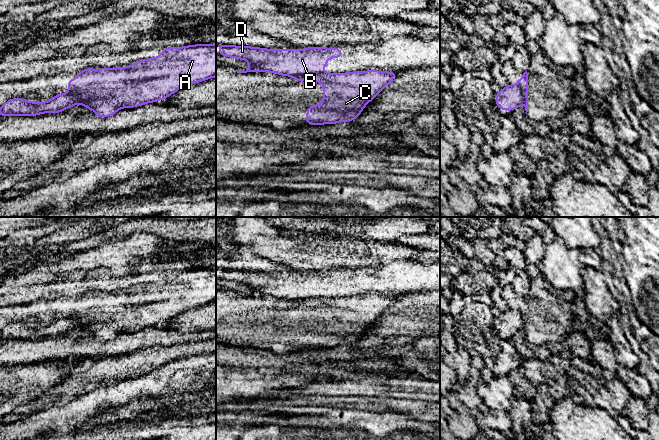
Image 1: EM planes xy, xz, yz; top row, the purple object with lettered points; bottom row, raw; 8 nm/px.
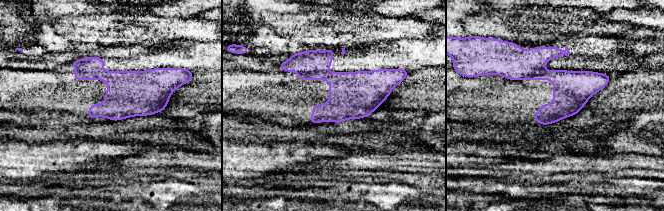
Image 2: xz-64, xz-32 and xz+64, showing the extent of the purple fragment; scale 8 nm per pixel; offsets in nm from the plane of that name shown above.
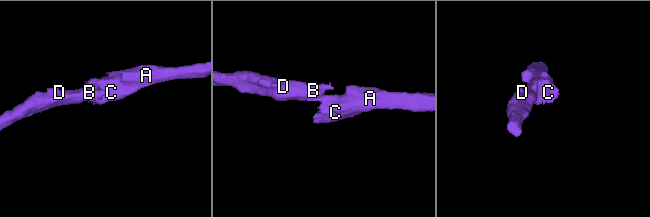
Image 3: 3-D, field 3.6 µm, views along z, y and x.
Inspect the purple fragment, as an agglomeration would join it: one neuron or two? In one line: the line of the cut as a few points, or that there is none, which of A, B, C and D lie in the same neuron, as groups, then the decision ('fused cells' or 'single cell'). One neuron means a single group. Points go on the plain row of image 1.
xz (315, 295), (292, 300) | A C / B D | fused cells

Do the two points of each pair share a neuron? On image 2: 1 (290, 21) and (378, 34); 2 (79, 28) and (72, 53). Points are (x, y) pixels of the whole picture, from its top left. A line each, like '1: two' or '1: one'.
1: one
2: two

